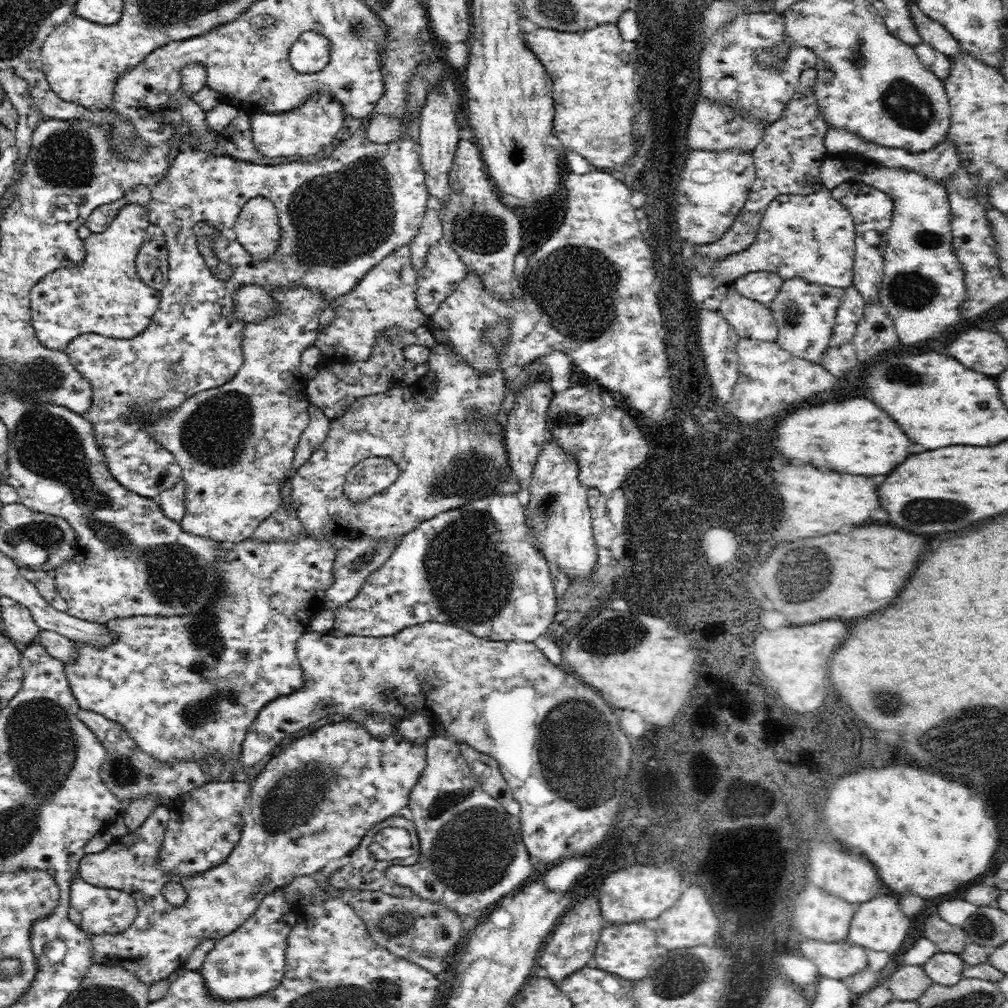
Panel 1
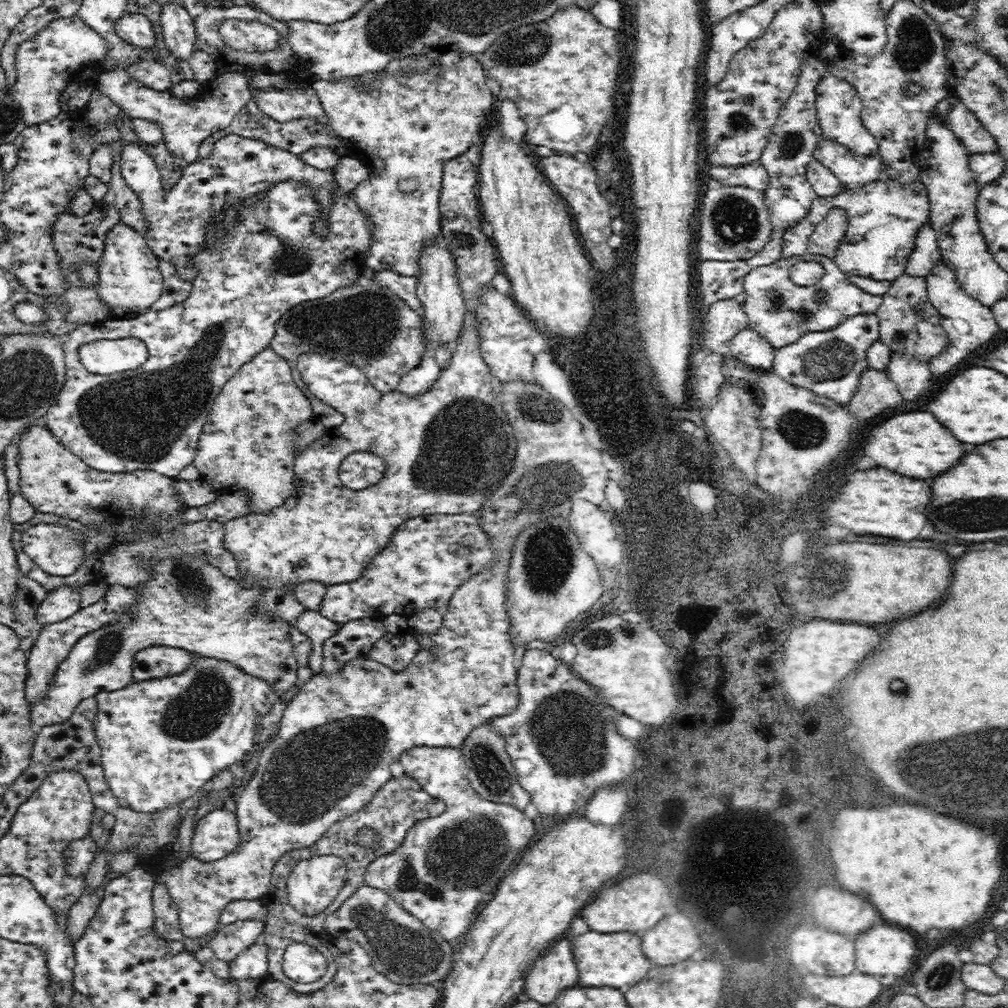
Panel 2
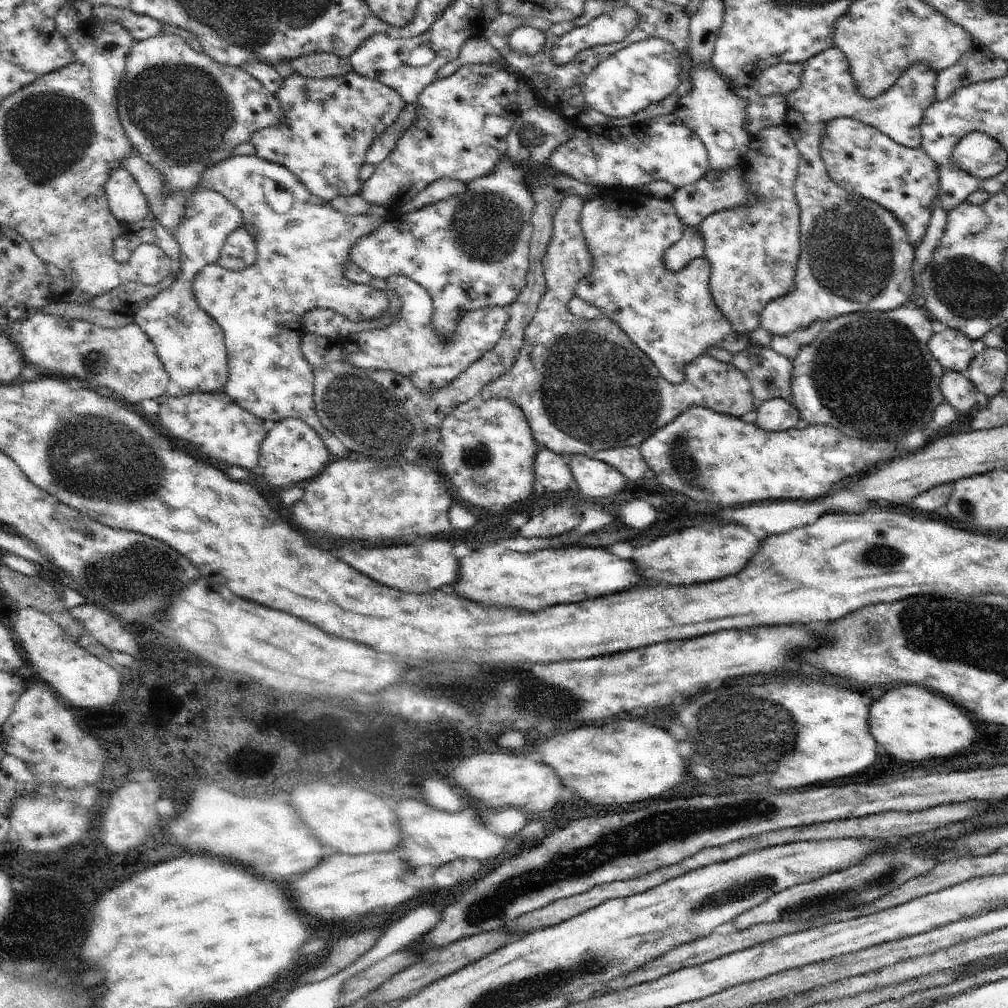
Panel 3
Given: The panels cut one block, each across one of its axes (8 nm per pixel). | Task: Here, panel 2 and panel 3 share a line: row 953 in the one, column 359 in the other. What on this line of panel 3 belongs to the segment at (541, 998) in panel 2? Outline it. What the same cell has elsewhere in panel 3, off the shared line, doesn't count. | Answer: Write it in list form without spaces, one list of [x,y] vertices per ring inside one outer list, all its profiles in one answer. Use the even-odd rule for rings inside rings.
[[[439,540],[413,542],[413,546],[389,546],[389,548],[363,548],[361,544],[345,542],[339,548],[339,558],[353,566],[357,572],[367,574],[379,584],[403,590],[407,594],[427,596],[439,592],[443,586],[459,582],[459,558],[453,556],[453,546]]]

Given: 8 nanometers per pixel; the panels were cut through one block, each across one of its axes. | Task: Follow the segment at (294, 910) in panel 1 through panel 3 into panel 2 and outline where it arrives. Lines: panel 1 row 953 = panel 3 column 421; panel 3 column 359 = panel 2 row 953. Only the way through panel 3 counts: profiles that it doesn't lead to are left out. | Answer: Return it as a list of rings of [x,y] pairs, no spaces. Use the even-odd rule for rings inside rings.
[[[258,936],[258,940],[246,948],[242,954],[238,954],[230,964],[230,978],[236,980],[256,980],[268,972],[268,948]]]

